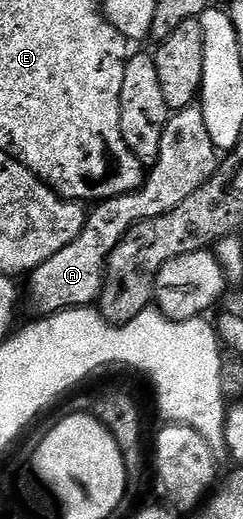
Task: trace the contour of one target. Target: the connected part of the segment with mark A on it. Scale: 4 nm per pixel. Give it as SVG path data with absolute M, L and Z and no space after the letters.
M198 104L190 105L188 109L180 109L172 112L167 118L167 126L161 135L161 151L154 165L150 166L146 174L143 186L134 189L132 193L126 193L120 197L110 197L107 201L98 202L88 212L87 221L83 225L81 235L69 243L69 247L61 247L53 259L45 259L38 267L31 270L26 278L27 289L25 285L25 301L31 304L31 309L39 317L49 317L53 313L60 313L66 309L86 309L94 306L99 300L99 295L103 290L103 274L107 272L107 260L111 252L117 247L117 243L123 241L123 237L137 223L145 219L153 219L157 215L165 215L173 211L197 187L201 187L208 179L212 177L219 167L221 157L213 147L213 139L209 139L209 131L205 131L205 115Z

